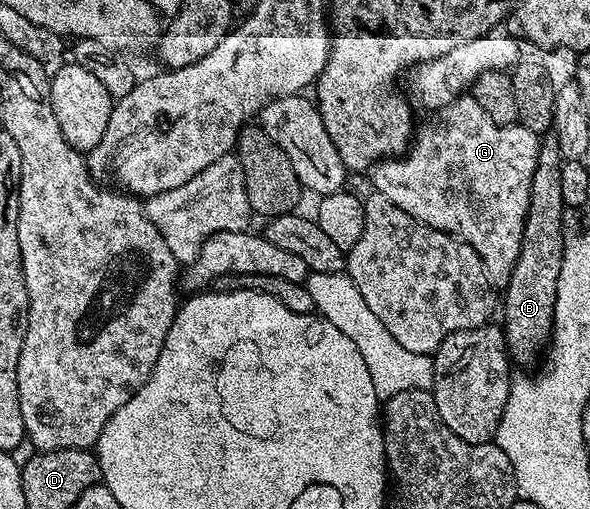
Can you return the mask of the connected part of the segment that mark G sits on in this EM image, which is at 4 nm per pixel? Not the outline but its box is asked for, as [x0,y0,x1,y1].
[371,95,538,287]

